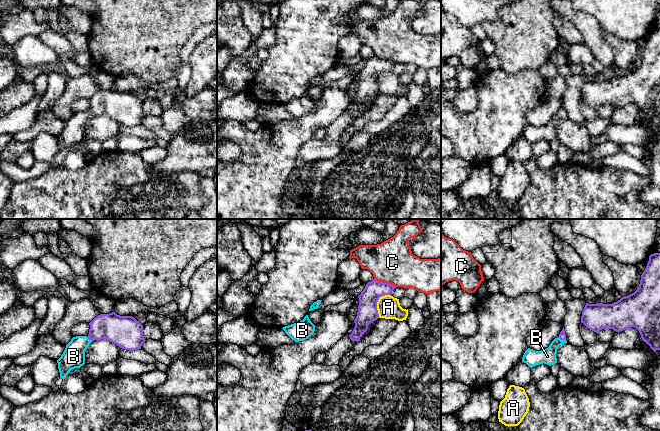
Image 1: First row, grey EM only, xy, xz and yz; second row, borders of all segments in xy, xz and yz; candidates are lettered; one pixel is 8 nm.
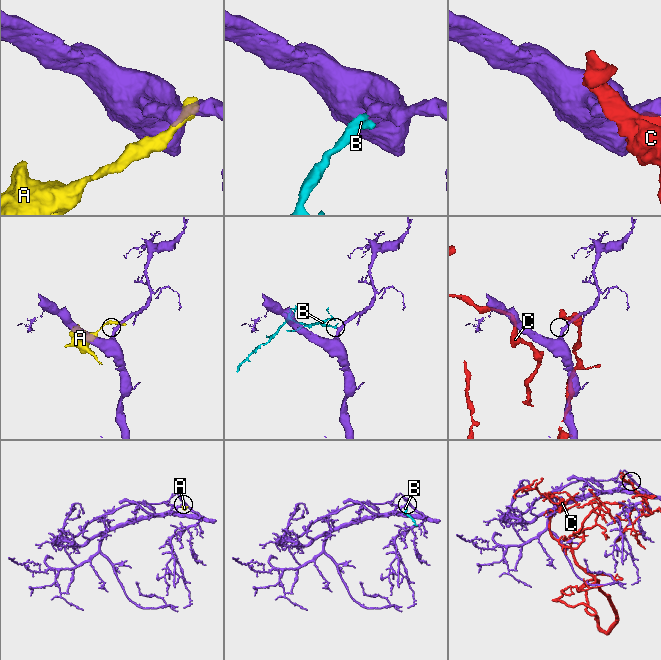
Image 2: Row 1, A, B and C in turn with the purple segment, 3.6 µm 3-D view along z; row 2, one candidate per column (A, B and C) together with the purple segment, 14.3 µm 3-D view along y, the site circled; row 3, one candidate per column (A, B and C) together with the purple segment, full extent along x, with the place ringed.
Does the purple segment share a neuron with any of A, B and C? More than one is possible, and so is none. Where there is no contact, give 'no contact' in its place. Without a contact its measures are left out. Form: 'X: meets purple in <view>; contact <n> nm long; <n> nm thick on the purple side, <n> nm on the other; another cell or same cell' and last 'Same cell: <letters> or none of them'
A: meets purple in xz; contact 220 nm long; 160 nm thick on the purple side, 180 nm on the other; another cell
B: meets purple in xy; contact 50 nm long; 220 nm thick on the purple side, 180 nm on the other; same cell
C: meets purple in xz; contact 190 nm long; 150 nm thick on the purple side, 340 nm on the other; another cell
Same cell: B

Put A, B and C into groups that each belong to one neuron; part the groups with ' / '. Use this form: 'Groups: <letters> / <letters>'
Groups: A / B / C

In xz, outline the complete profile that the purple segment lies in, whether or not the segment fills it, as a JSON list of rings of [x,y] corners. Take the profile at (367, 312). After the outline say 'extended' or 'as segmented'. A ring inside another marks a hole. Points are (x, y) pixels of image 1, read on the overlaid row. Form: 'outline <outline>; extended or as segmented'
outline [[[375,279],[368,282],[358,296],[359,306],[357,316],[354,320],[355,327],[349,335],[352,341],[358,342],[360,337],[367,331],[368,325],[379,318],[377,302],[380,297],[390,295],[396,287],[379,282]]]; as segmented

